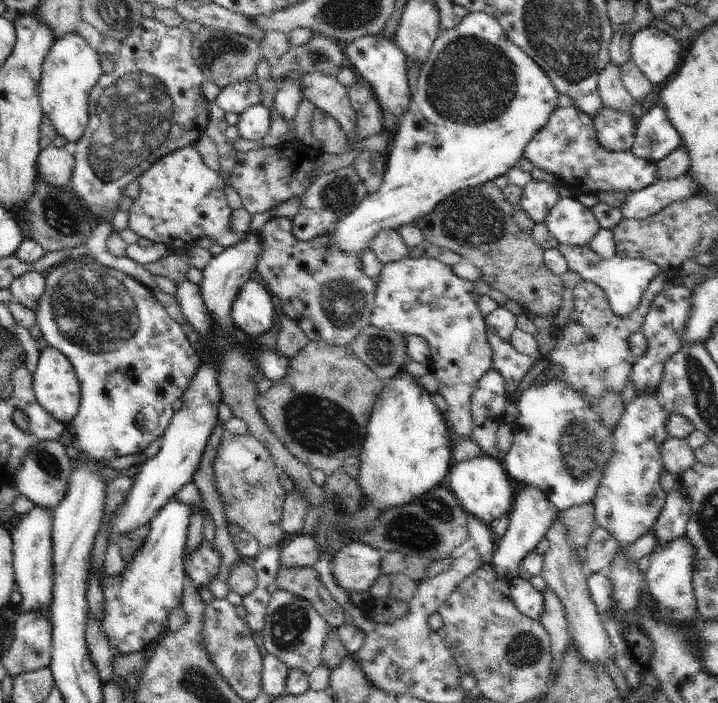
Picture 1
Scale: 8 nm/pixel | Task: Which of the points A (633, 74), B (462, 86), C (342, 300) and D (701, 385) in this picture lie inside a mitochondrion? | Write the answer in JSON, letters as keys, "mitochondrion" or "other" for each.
{"A":"other","B":"mitochondrion","C":"mitochondrion","D":"mitochondrion"}

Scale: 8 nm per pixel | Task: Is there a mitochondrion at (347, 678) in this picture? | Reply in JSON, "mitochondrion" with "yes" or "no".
{"mitochondrion":"no"}

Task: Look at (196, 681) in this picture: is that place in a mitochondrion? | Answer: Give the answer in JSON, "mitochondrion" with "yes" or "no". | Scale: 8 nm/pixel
{"mitochondrion":"yes"}

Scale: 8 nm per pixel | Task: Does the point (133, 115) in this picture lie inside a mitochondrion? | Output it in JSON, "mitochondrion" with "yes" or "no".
{"mitochondrion":"yes"}

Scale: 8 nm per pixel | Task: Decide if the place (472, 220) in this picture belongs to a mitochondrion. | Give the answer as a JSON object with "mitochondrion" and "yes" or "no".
{"mitochondrion":"yes"}

